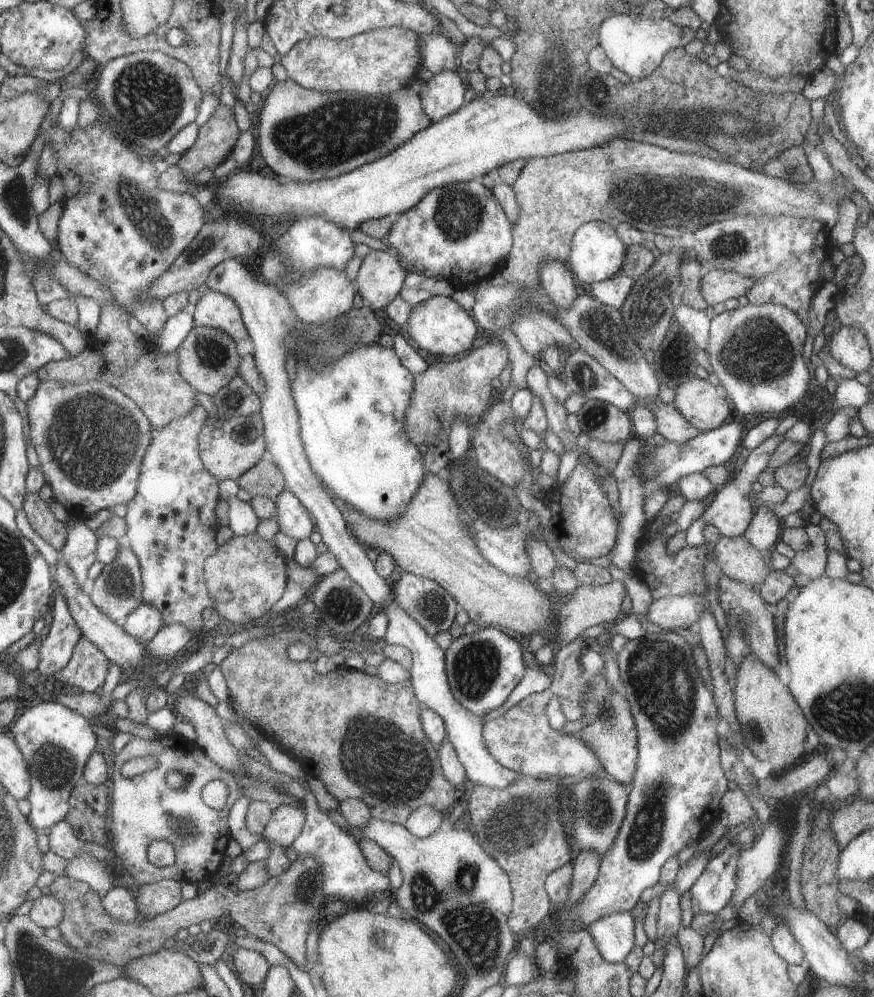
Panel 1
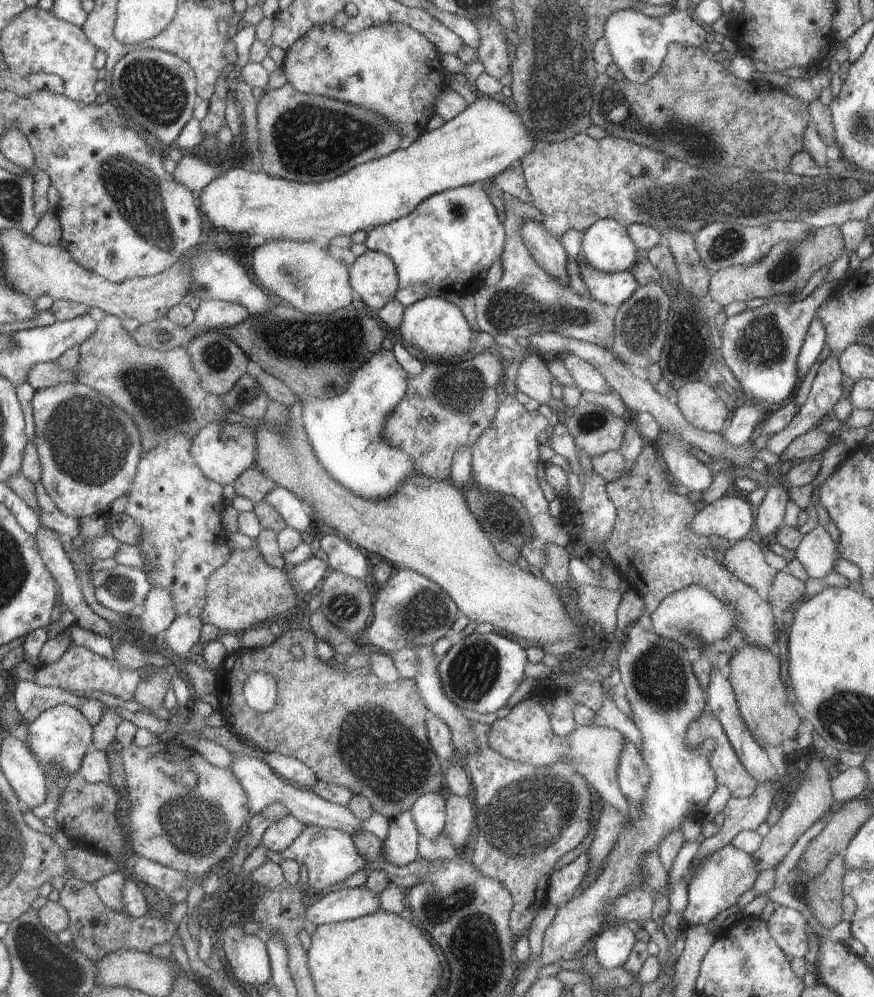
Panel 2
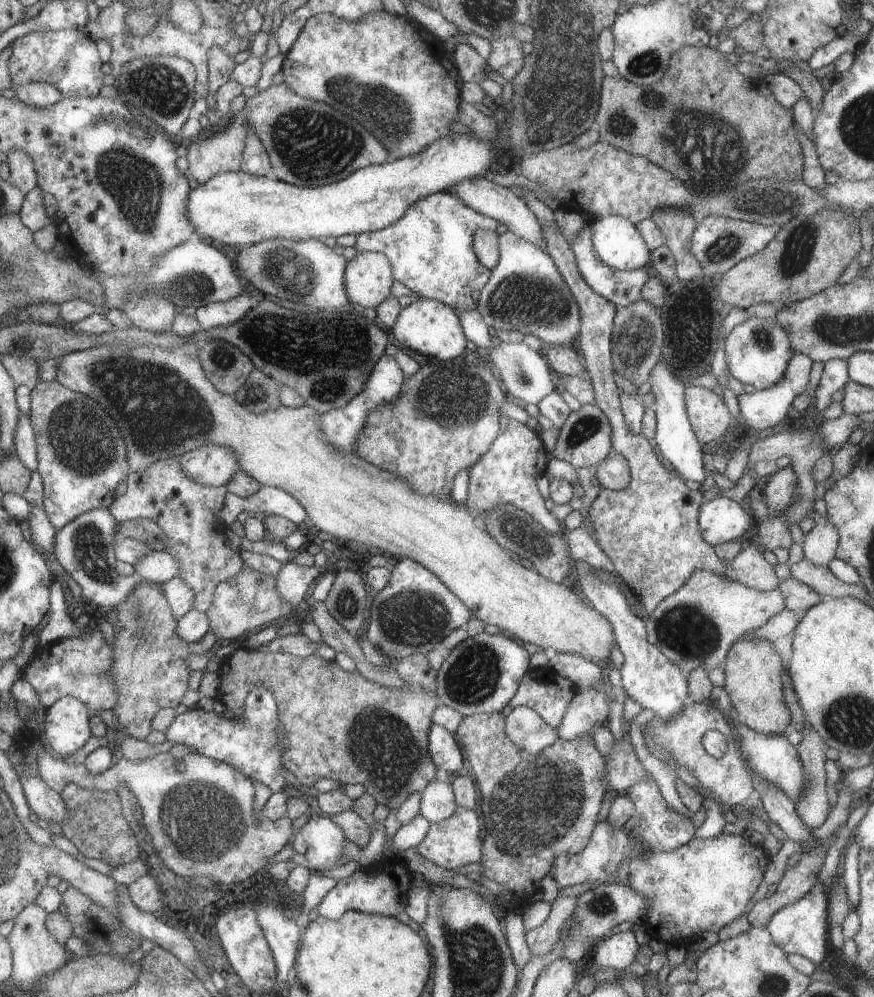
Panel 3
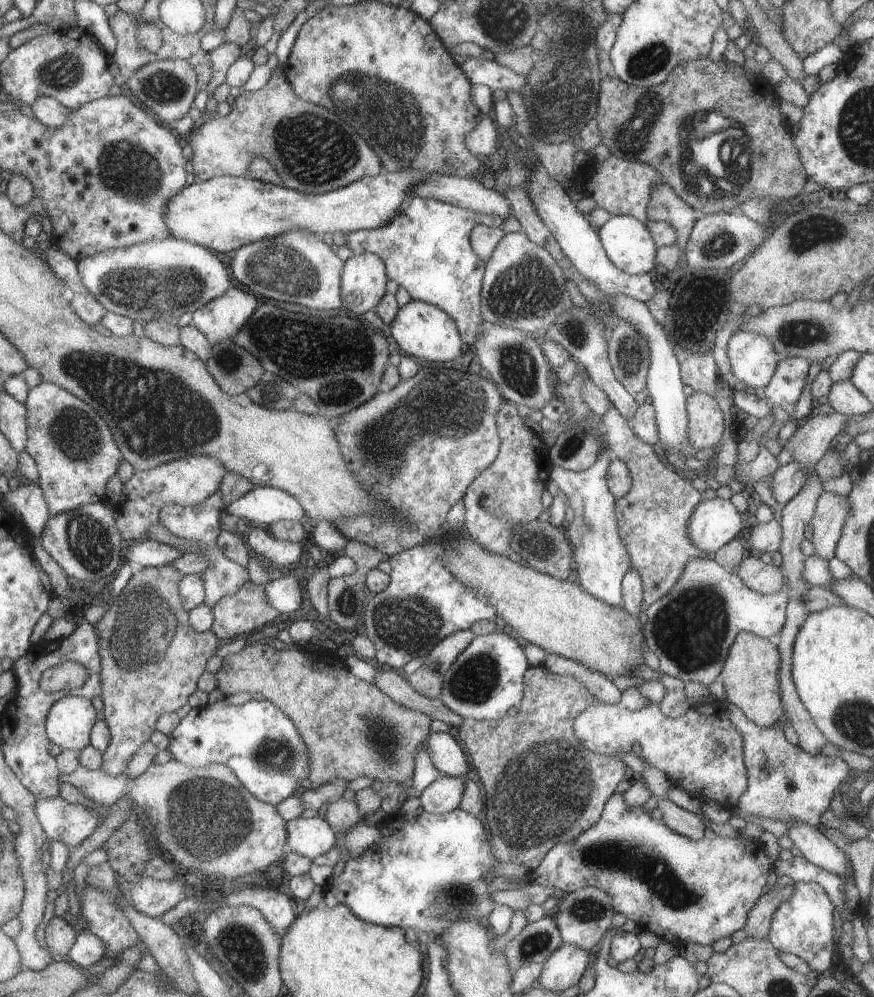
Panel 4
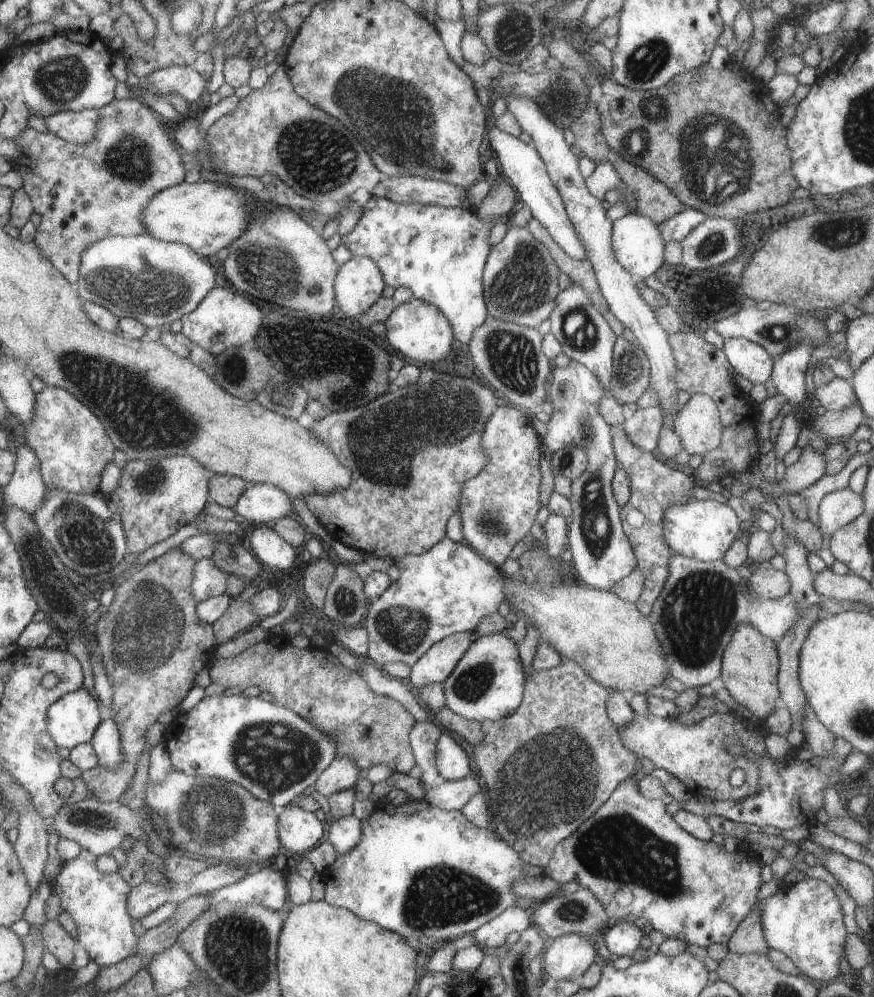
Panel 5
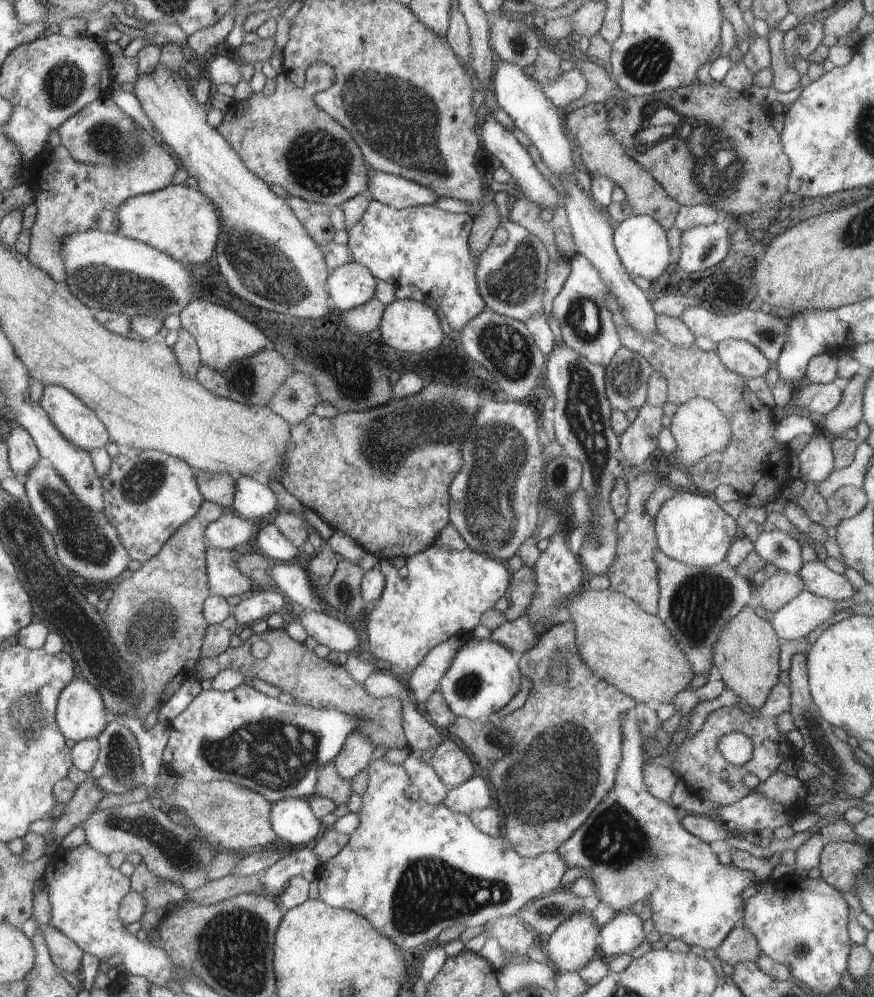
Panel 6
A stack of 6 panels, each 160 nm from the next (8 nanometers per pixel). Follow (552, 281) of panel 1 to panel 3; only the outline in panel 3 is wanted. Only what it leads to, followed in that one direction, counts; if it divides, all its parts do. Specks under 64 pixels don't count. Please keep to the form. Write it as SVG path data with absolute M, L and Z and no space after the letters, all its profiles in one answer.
M480 176L461 180L455 184L450 193L455 194L461 201L464 201L468 208L473 208L476 212L499 221L500 224L506 224L508 230L545 250L543 232L536 215L528 208L526 201L514 194L512 189L497 185L492 181L488 181L484 176Z

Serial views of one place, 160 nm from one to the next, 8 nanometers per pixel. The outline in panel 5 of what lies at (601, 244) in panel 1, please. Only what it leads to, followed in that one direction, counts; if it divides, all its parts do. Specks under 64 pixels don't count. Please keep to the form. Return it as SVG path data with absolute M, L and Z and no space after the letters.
M635 211L613 222L613 249L616 260L636 280L644 280L652 276L665 262L665 240L652 219L639 215Z

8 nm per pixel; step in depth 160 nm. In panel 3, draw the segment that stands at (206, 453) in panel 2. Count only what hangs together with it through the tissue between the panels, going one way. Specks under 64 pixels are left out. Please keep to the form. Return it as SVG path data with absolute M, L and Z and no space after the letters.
M206 444L184 453L178 462L188 477L207 487L225 486L240 469L234 449L217 444Z

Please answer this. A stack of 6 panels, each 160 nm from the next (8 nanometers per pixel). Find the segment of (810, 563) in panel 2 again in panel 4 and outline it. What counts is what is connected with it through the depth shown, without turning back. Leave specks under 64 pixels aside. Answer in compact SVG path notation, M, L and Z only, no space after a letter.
M823 491L818 497L812 517L812 540L815 554L829 561L836 556L846 517L849 515L849 500L838 493Z

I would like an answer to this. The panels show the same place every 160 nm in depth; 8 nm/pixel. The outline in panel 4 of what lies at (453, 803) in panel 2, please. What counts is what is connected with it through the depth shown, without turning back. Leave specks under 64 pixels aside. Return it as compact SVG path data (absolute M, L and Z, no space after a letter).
M454 809L443 815L432 814L423 811L420 816L415 819L410 820L407 817L405 811L400 815L399 813L394 813L388 815L387 819L378 826L381 839L377 843L372 843L360 856L350 859L345 862L344 870L340 874L337 874L334 878L332 876L326 882L326 886L323 889L324 901L322 906L325 908L332 908L336 905L346 905L360 920L368 921L369 923L385 926L385 927L396 927L396 928L412 928L416 932L426 932L432 938L440 938L446 932L452 924L457 921L469 921L477 920L478 922L486 921L490 912L494 909L496 905L490 894L490 880L496 876L494 874L494 866L498 864L498 857L495 856L494 848L492 844L488 844L491 838L488 838L486 834L486 828L482 826L480 820L476 820L474 816L470 813L464 812L463 809Z

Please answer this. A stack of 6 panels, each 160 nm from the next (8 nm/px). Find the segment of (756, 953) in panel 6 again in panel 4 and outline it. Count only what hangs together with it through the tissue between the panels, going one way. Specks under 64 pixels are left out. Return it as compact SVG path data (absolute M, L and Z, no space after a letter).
M775 886L773 890L763 894L748 911L746 924L731 937L732 944L741 943L744 939L766 939L772 922L774 911L793 893L793 886L784 888Z

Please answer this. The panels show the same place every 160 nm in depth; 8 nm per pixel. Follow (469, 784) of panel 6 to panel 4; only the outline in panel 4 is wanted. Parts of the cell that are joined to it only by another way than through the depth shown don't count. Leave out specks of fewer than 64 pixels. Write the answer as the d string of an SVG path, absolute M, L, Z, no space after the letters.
M442 775L427 786L418 797L424 811L443 815L458 809L465 789L465 777Z

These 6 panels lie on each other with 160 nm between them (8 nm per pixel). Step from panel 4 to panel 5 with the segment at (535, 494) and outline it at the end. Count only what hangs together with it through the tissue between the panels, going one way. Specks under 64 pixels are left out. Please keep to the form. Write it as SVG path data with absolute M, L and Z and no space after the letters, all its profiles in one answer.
M503 406L496 410L496 416L492 416L492 424L488 424L488 432L484 432L482 446L486 449L488 462L478 475L464 484L458 512L461 516L464 542L501 568L512 548L530 532L530 528L534 526L534 518L540 510L540 438L534 432L530 420L518 407Z

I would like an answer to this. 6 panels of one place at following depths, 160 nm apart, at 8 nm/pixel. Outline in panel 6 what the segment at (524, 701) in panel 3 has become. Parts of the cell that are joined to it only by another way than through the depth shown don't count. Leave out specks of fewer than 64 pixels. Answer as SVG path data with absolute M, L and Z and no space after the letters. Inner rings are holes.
M567 621L563 624L557 624L549 628L543 636L540 636L538 646L536 648L530 648L528 652L521 655L520 658L520 669L523 670L524 676L528 677L532 682L533 686L530 691L530 696L526 700L526 704L518 710L514 710L512 714L495 714L489 717L489 721L496 726L504 730L504 734L508 738L512 738L514 746L508 754L504 754L502 758L494 760L494 762L486 763L487 767L486 774L489 774L490 782L496 789L496 796L498 799L498 809L503 815L503 823L507 829L507 839L511 841L514 848L519 852L522 857L536 858L543 855L546 852L556 852L558 848L572 834L584 824L591 816L591 813L596 809L596 806L602 802L602 800L608 795L608 792L614 787L617 769L623 758L622 751L622 732L620 732L620 712L631 713L632 709L637 706L638 702L634 701L631 697L617 690L612 684L608 684L604 680L598 678L582 660L580 654L578 654L578 648L576 648L576 636L574 636L574 624ZM554 664L562 664L564 670L566 670L566 680L564 682L554 682Z

